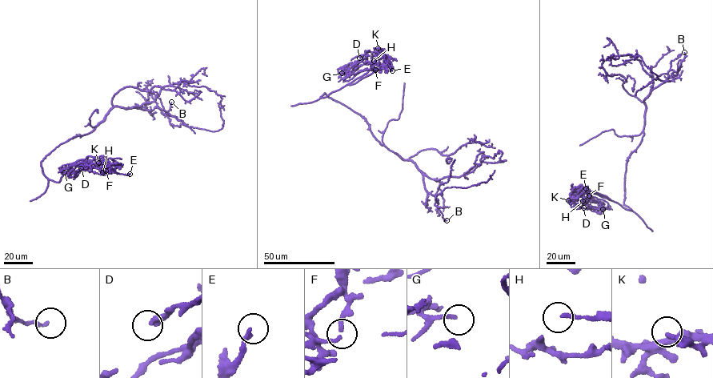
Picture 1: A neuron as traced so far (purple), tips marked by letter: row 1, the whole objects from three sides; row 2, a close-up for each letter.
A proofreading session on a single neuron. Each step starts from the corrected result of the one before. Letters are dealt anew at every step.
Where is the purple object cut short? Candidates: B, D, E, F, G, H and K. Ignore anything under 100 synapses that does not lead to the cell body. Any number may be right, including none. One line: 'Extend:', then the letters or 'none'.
Extend: none

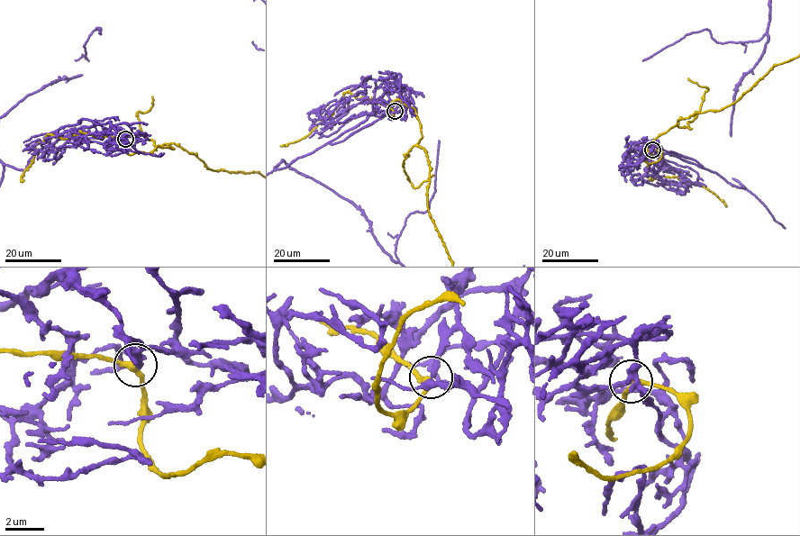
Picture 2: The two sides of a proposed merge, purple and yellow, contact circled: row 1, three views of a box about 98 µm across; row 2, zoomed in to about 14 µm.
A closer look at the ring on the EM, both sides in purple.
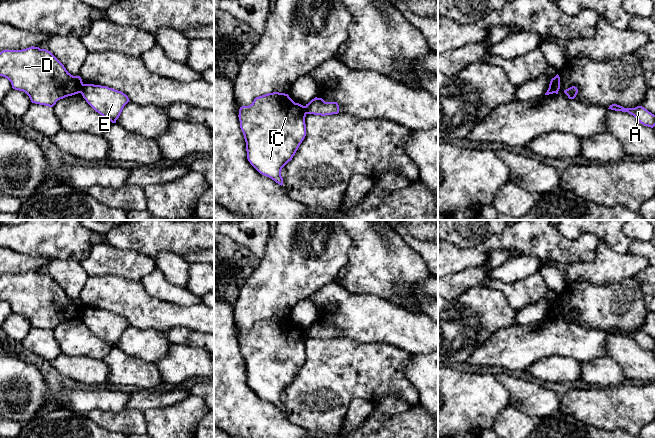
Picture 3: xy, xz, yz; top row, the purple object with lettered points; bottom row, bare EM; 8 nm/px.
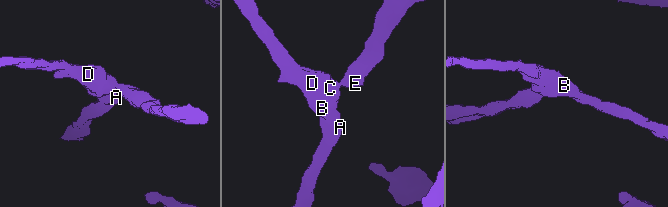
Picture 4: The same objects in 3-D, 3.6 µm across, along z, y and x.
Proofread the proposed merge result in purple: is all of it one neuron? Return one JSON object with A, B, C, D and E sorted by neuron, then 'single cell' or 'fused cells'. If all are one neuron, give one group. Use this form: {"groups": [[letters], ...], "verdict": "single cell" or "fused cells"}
{"groups": [["A", "B", "C", "D"], ["E"]], "verdict": "fused cells"}

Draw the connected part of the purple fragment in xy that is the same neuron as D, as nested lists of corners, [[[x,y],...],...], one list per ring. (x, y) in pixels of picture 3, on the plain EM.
[[[34,270],[1,275],[0,300],[7,302],[13,313],[25,316],[32,327],[49,331],[60,323],[81,317],[84,309],[81,301],[71,299],[50,275]]]

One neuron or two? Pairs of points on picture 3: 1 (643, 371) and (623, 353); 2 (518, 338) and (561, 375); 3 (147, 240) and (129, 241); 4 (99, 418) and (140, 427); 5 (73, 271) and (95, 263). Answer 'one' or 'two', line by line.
1: one
2: two
3: one
4: one
5: two

